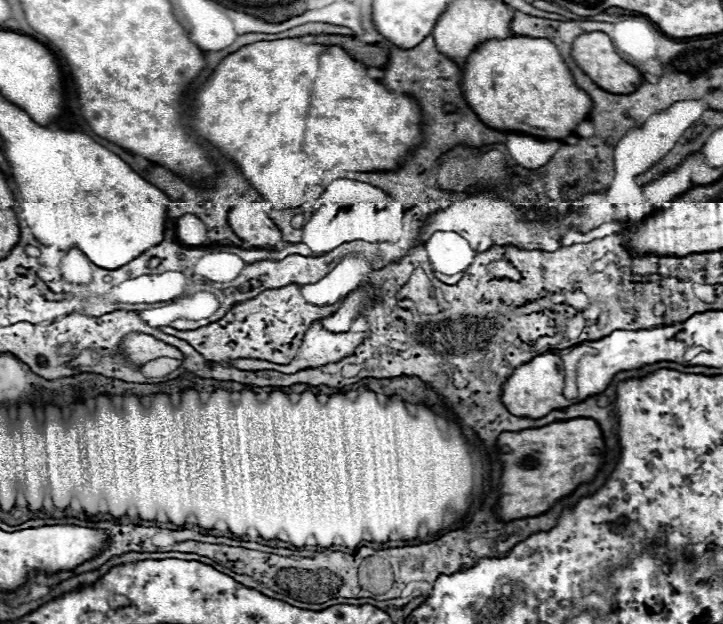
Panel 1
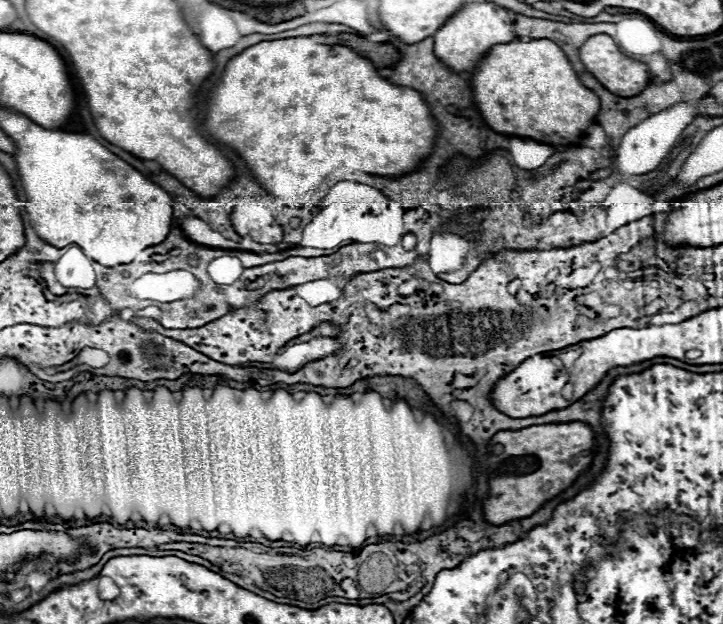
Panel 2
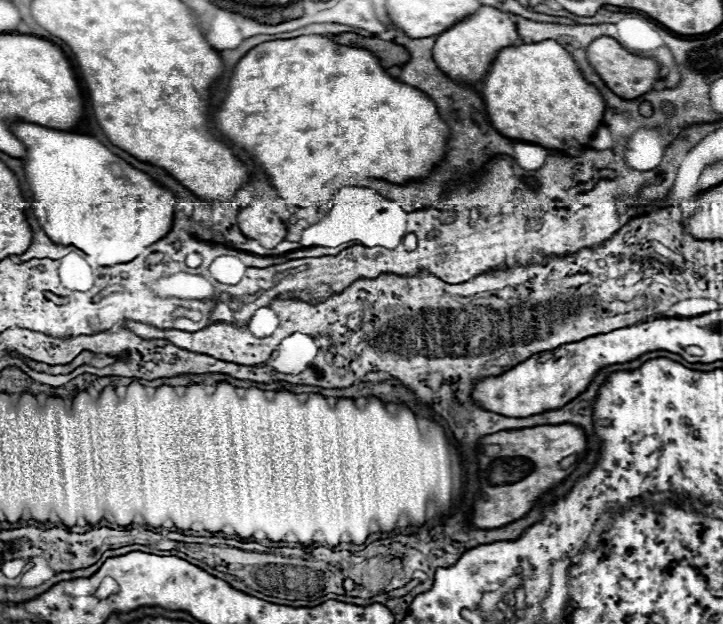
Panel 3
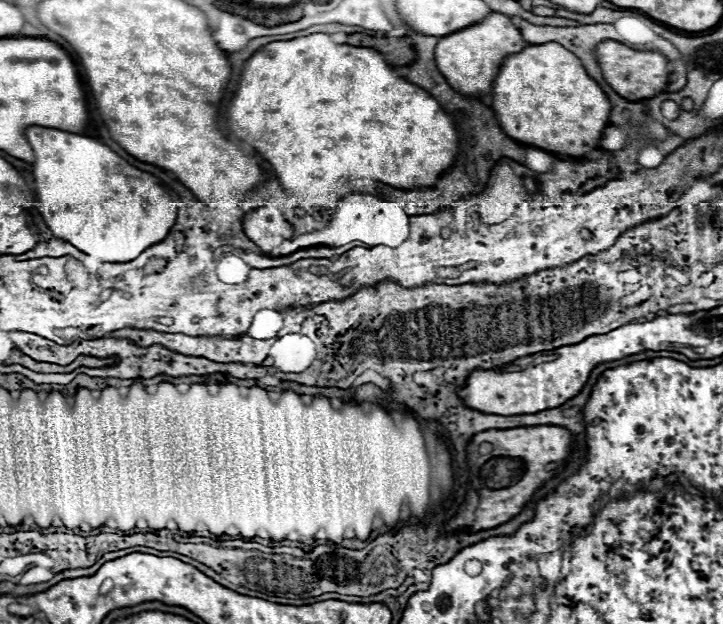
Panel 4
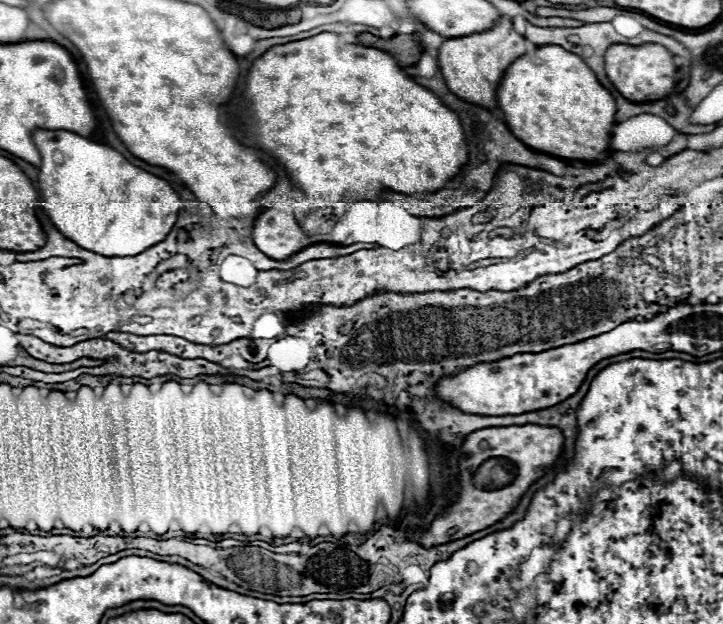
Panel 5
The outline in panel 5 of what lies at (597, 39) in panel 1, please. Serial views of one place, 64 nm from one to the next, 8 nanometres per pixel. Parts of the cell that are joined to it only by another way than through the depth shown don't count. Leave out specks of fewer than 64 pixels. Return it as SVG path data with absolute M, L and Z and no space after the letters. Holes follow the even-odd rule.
M614 44L606 52L606 74L616 90L632 102L654 102L676 94L678 68L674 66L674 54L662 44Z

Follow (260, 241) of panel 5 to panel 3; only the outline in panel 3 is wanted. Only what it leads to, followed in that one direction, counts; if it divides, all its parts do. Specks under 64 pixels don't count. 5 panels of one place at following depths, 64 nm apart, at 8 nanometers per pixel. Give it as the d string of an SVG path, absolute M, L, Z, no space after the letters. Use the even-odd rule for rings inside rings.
M264 202L242 206L238 212L238 224L246 238L256 240L264 248L274 248L288 234L284 222L270 208L264 208Z

